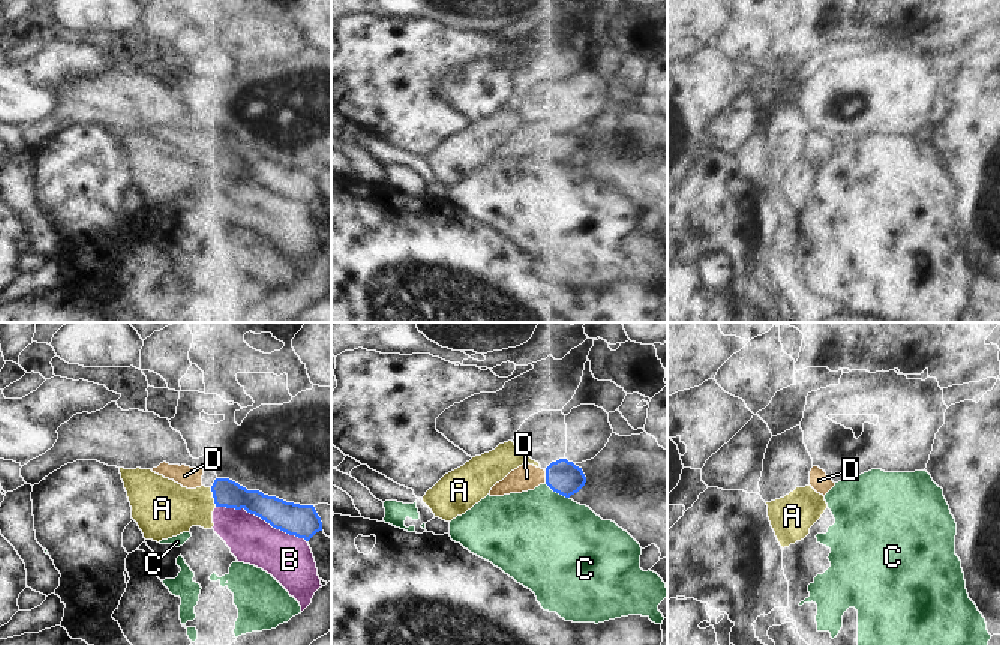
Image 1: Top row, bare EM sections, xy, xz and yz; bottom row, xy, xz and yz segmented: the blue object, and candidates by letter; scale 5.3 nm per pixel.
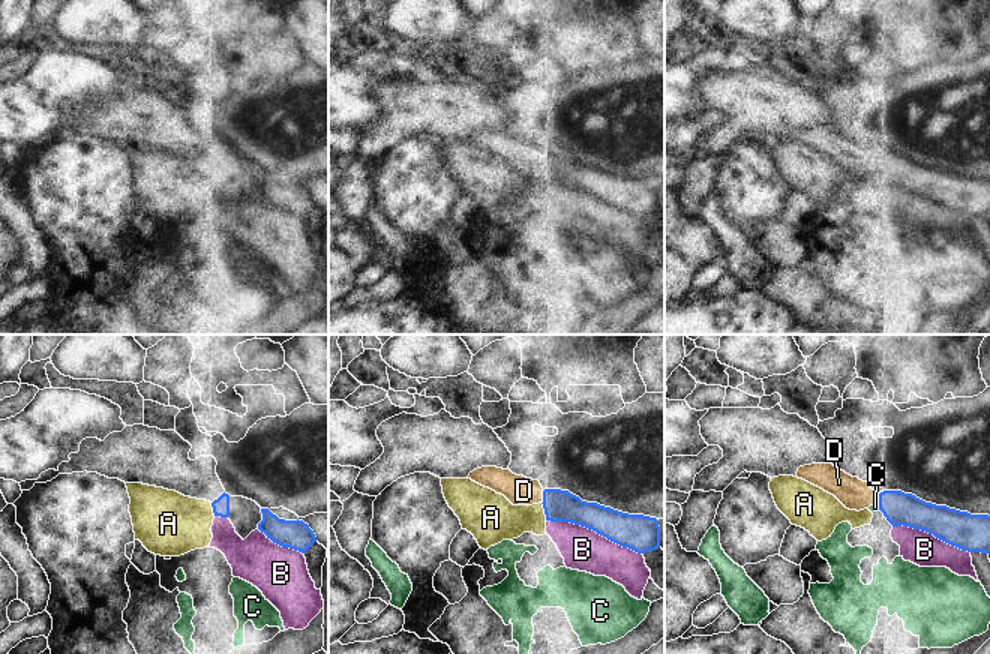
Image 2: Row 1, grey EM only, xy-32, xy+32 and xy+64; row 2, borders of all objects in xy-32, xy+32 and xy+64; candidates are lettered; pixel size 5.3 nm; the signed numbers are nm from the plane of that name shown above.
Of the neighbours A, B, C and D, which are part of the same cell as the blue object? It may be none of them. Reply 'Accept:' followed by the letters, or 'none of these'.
Accept: D

